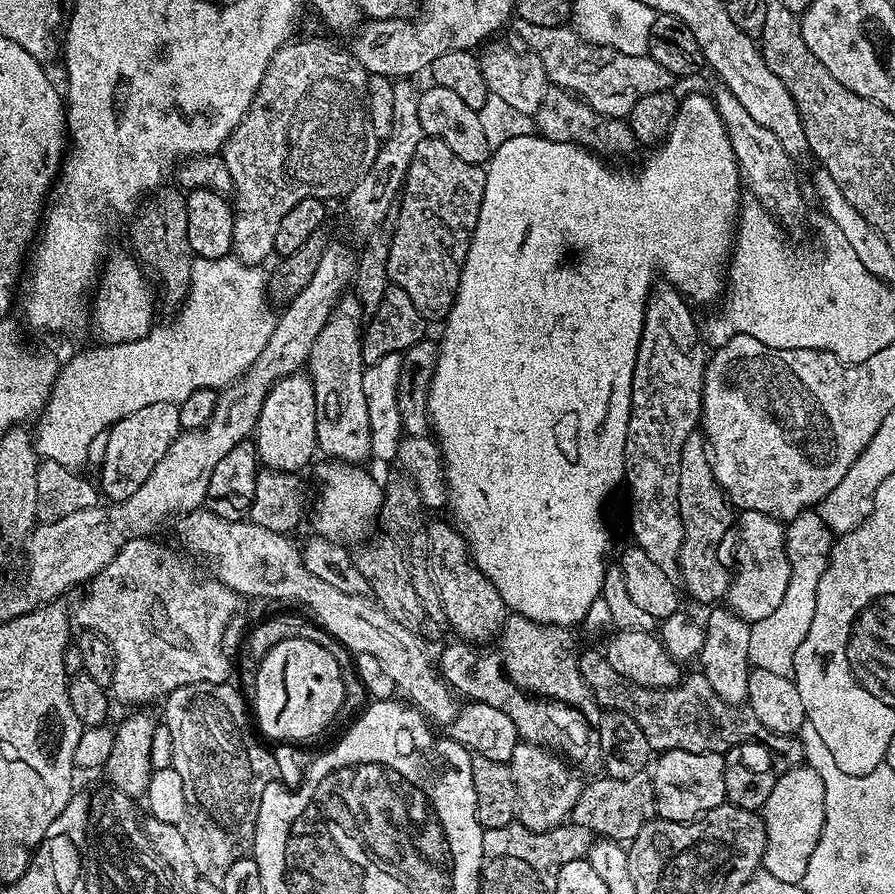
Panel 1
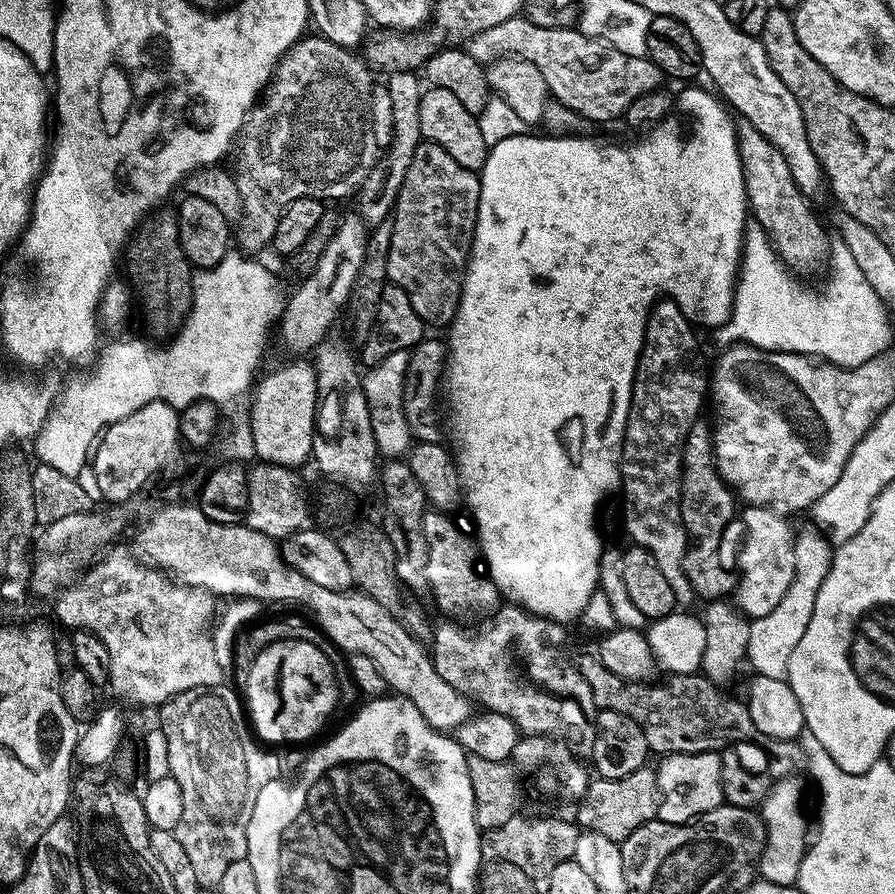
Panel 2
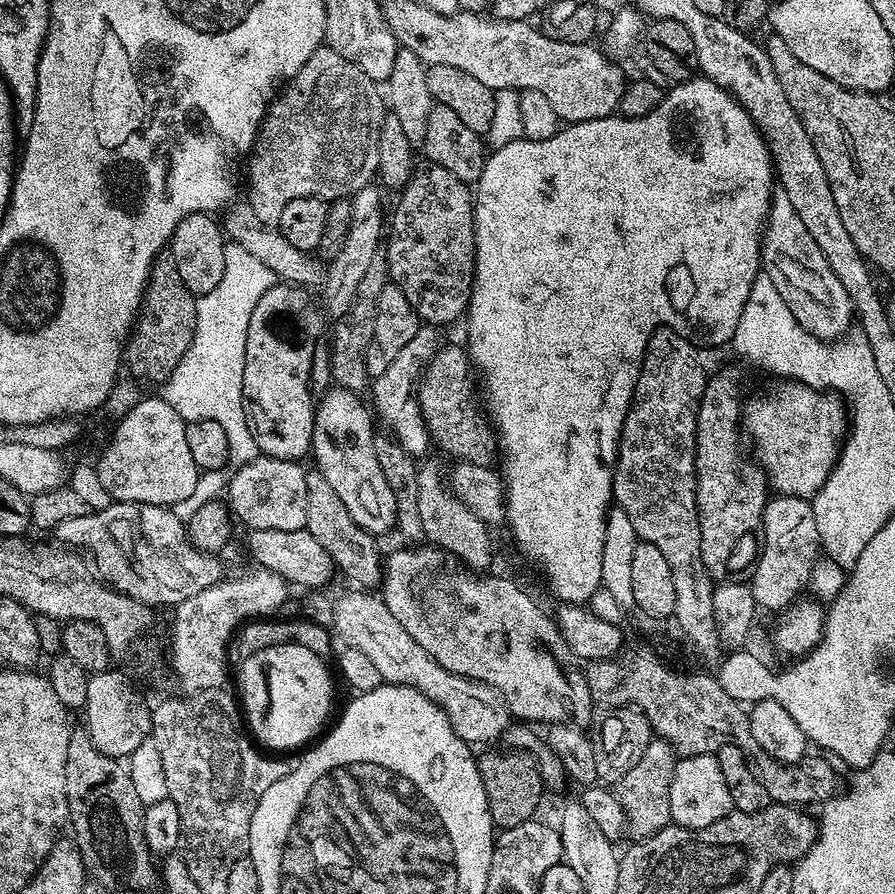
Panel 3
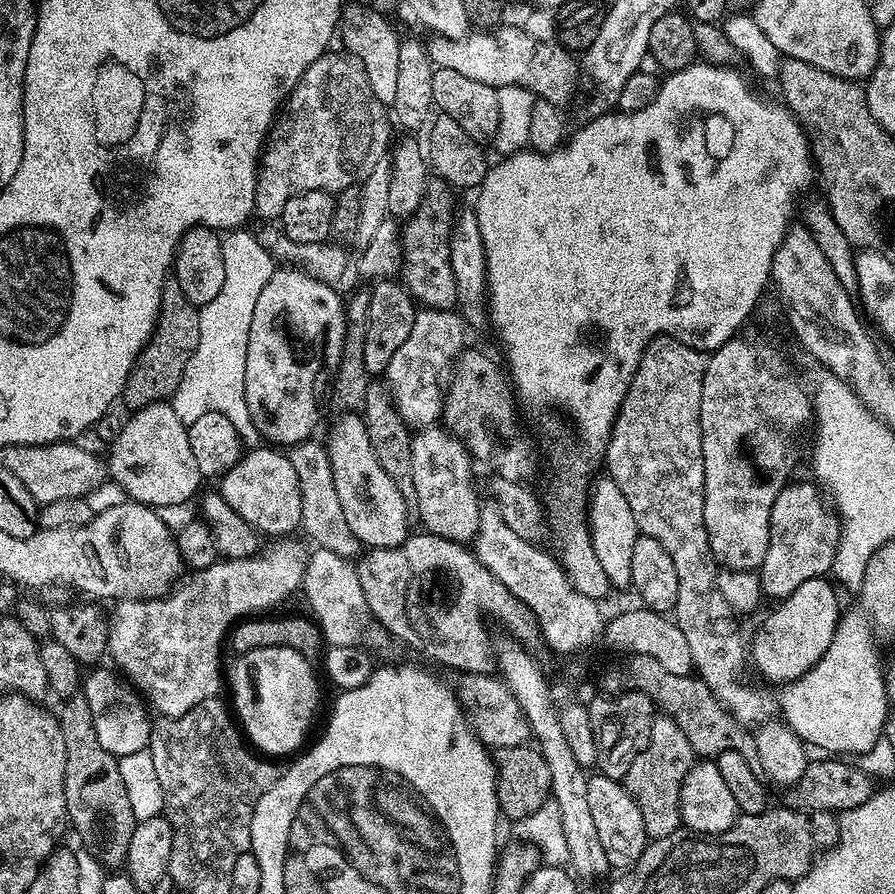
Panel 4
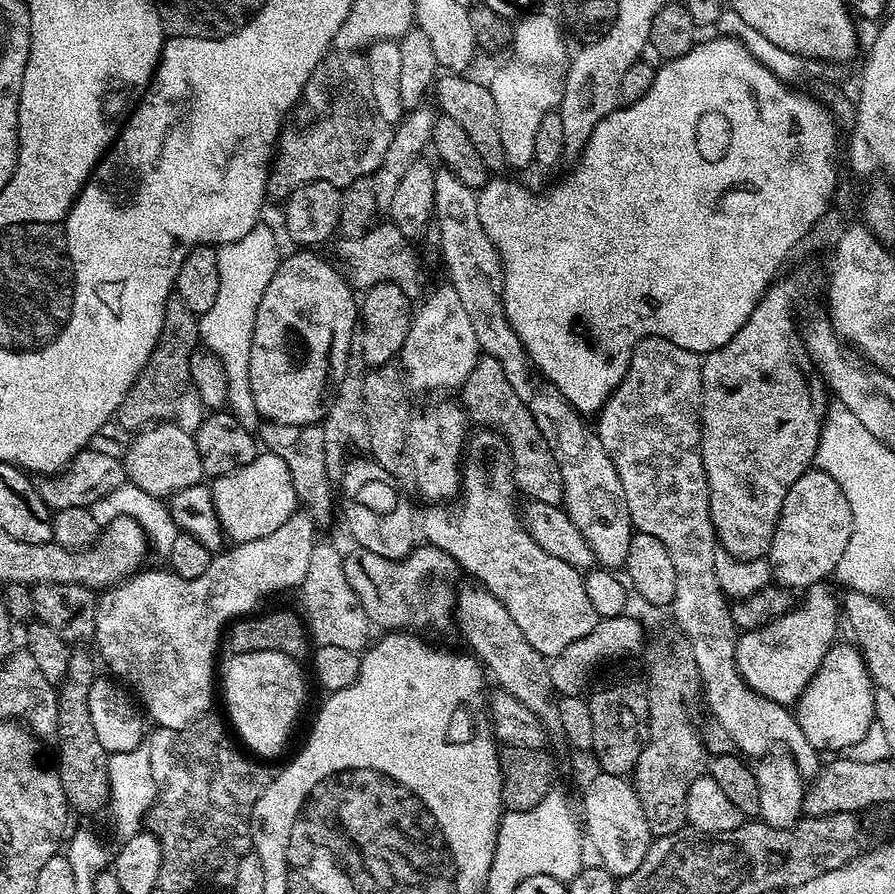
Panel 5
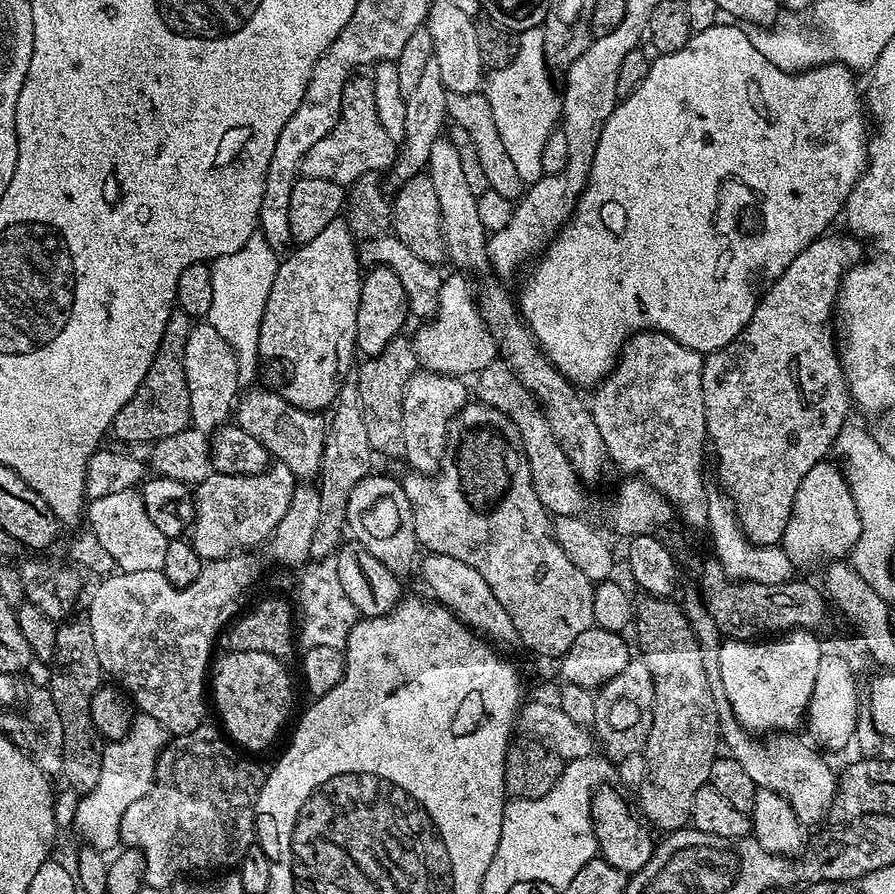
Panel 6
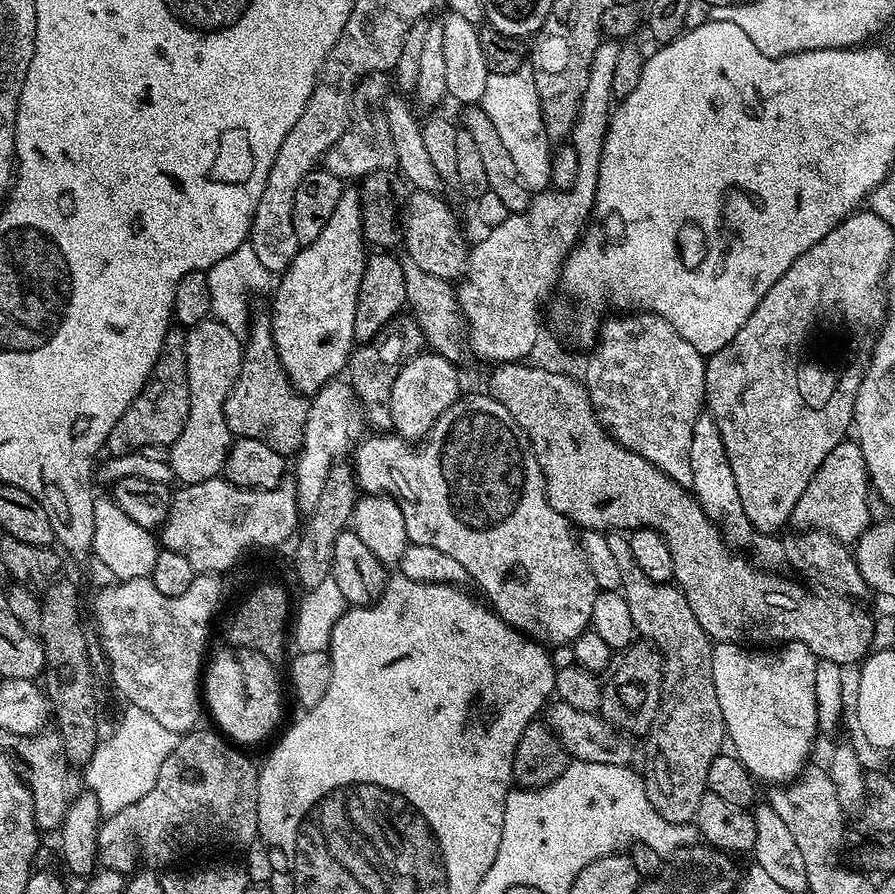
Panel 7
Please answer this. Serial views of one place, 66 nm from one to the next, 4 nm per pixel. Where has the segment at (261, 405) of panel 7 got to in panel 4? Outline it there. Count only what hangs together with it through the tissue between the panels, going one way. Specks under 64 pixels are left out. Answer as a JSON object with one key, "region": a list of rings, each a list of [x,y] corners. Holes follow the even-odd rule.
{"region":[[[309,438],[301,444],[291,445],[286,455],[296,475],[299,527],[304,527],[305,534],[313,540],[315,547],[332,550],[334,554],[347,558],[359,557],[362,545],[346,523],[346,514],[342,514],[342,502],[338,498],[338,490],[334,490],[327,447],[321,441],[319,444],[316,438]]]}

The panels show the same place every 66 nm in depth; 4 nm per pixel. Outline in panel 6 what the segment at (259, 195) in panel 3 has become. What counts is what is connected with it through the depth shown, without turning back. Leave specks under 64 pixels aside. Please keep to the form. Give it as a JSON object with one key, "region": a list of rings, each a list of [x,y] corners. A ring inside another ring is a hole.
{"region":[[[356,74],[344,86],[344,97],[340,103],[340,120],[322,138],[322,142],[314,142],[306,154],[302,172],[305,176],[326,178],[330,182],[347,186],[354,183],[367,172],[383,173],[392,167],[398,151],[397,141],[382,130],[382,122],[378,122],[378,110],[374,110],[374,82],[371,75]]]}

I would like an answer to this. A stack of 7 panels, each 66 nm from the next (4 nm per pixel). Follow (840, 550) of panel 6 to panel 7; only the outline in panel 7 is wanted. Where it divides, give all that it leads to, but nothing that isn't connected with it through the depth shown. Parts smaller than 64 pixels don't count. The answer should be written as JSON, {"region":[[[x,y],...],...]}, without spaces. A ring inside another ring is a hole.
{"region":[[[845,442],[834,446],[834,450],[826,454],[826,462],[822,462],[814,478],[810,478],[810,486],[802,490],[802,498],[798,498],[798,506],[794,506],[791,523],[797,524],[795,527],[800,530],[819,528],[839,540],[855,542],[874,520],[868,509],[868,492],[870,494],[868,464],[859,444]]]}

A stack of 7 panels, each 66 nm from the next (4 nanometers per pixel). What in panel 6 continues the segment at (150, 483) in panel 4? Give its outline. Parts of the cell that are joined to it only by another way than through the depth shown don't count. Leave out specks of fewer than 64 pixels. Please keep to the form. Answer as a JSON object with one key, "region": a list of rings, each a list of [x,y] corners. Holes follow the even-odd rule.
{"region":[[[193,323],[188,342],[192,346],[196,346],[196,344],[221,344],[220,357],[210,357],[208,364],[202,365],[201,368],[194,362],[188,364],[188,383],[191,385],[190,391],[193,397],[196,397],[192,402],[191,426],[183,428],[182,431],[170,438],[157,440],[155,444],[151,445],[152,464],[150,460],[150,468],[151,471],[153,468],[154,471],[152,472],[157,477],[174,479],[187,486],[195,486],[201,484],[207,476],[212,475],[210,437],[230,416],[230,408],[227,408],[226,405],[219,404],[216,400],[200,400],[200,395],[204,391],[208,391],[213,392],[216,396],[239,397],[242,392],[242,387],[240,388],[240,364],[242,364],[242,360],[241,357],[236,355],[232,345],[225,342],[223,334],[216,329],[215,323]]]}

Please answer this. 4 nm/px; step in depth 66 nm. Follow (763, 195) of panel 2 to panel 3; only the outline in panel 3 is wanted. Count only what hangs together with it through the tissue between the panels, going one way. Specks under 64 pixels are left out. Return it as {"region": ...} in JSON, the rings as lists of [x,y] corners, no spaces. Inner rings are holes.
{"region":[[[782,190],[772,197],[761,241],[761,267],[763,275],[777,287],[778,294],[782,295],[782,300],[787,303],[804,332],[825,342],[837,341],[848,334],[846,332],[854,322],[852,299],[834,270],[831,270],[818,242],[811,237],[802,218],[798,217],[790,198]]]}

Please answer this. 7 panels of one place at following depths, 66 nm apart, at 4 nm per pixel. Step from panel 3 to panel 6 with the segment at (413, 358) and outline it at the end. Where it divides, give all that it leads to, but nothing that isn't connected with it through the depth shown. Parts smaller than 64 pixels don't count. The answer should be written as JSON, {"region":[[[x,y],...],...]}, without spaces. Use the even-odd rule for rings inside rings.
{"region":[[[450,274],[444,276],[444,281],[442,282],[442,286],[438,292],[438,306],[436,307],[436,312],[432,315],[432,317],[421,326],[420,329],[417,330],[416,336],[413,335],[411,337],[412,345],[414,346],[414,350],[416,351],[416,358],[421,369],[437,372],[438,374],[446,374],[447,376],[459,376],[461,378],[468,378],[468,375],[478,374],[482,371],[486,366],[490,366],[494,363],[495,360],[498,359],[498,341],[492,337],[490,334],[490,330],[485,326],[484,320],[480,317],[480,309],[478,307],[477,297],[474,295],[474,288],[472,292],[472,288],[468,285],[469,277],[464,274],[456,274],[460,276],[450,276]]]}

